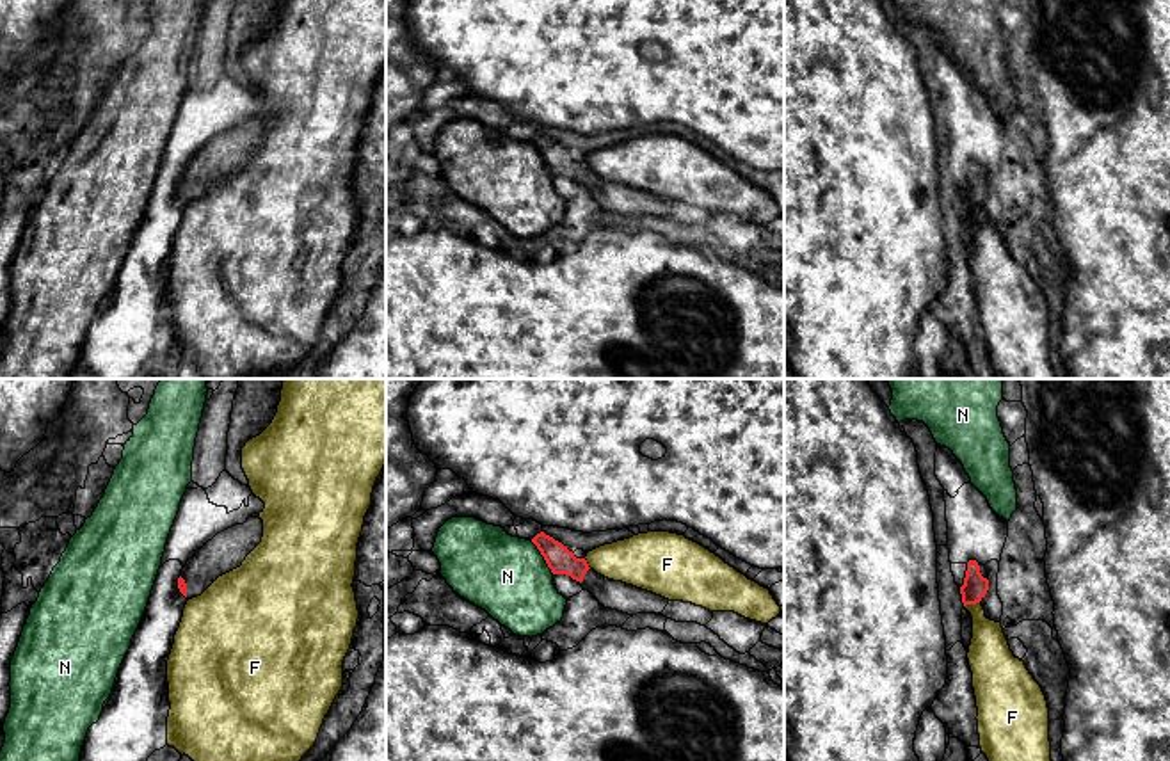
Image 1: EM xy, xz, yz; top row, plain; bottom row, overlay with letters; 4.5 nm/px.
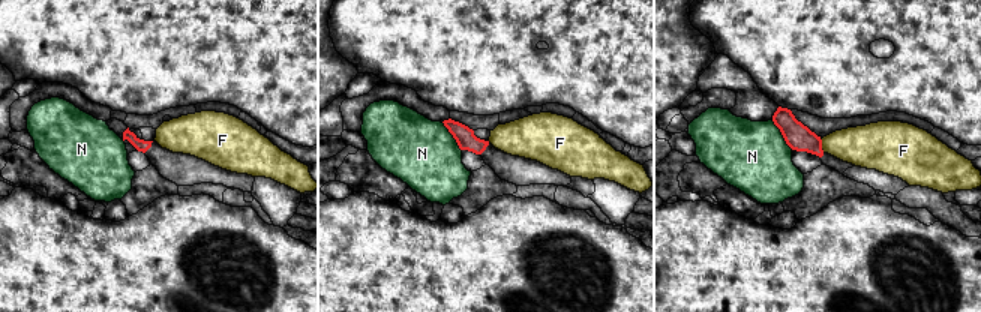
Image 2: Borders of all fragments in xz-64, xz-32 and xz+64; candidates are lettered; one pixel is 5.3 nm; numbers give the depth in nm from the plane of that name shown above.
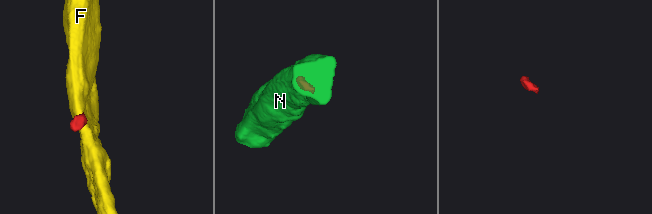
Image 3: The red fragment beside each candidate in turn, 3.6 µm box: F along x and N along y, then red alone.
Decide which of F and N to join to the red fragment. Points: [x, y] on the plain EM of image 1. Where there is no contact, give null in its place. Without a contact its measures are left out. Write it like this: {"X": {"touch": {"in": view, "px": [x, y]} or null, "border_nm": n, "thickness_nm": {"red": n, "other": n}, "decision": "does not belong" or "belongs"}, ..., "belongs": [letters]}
{"F": {"touch": {"in": "yz", "px": [971, 205]}, "border_nm": 70, "thickness_nm": {"red": 120, "other": 190}, "decision": "does not belong"}, "N": {"touch": {"in": "xz", "px": [543, 157]}, "border_nm": 190, "thickness_nm": {"red": 120, "other": 360}, "decision": "does not belong"}, "belongs": []}

